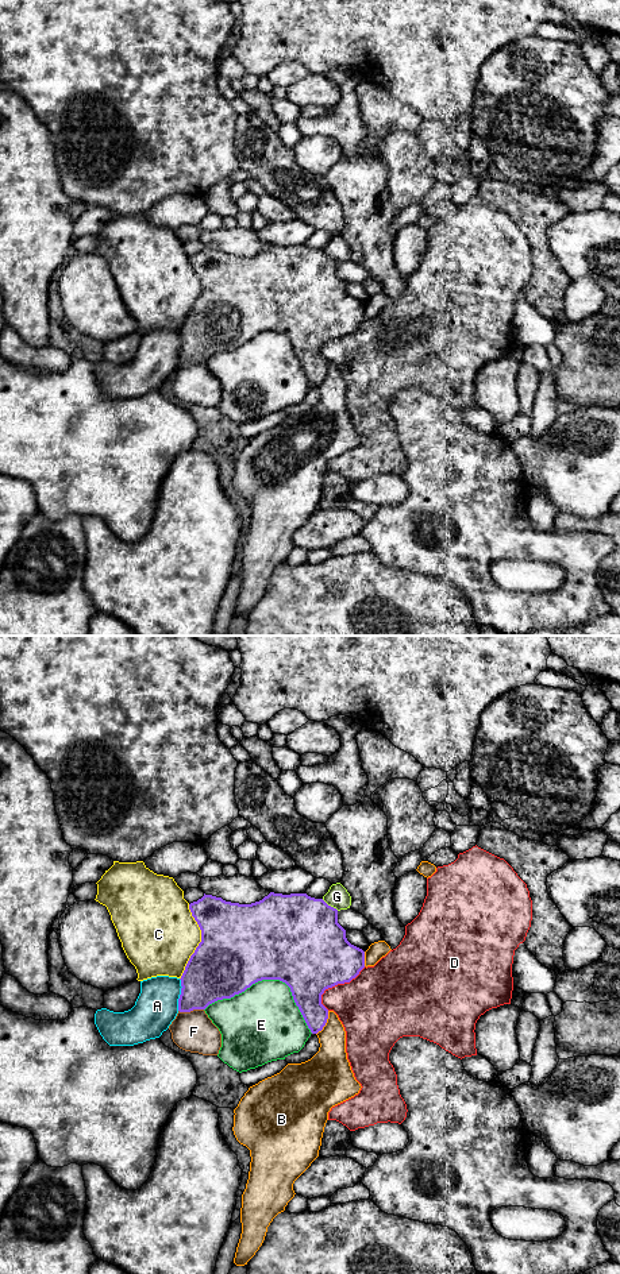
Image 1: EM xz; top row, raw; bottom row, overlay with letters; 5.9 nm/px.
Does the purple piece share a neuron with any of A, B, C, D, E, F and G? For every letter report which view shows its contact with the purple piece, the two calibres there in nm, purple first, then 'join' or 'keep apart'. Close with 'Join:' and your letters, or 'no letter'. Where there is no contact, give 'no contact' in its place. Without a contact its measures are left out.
A: xz | 340/260 nm | keep apart
B: xz | 200/220 nm | keep apart
C: xz | 480/440 nm | keep apart
D: xz | 460/400 nm | keep apart
E: xz | 500/420 nm | keep apart
F: xz | 320/240 nm | keep apart
G: xz | 480/130 nm | keep apart
Join: no letter

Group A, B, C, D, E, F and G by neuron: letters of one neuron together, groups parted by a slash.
A / B / C / D / E / F / G

